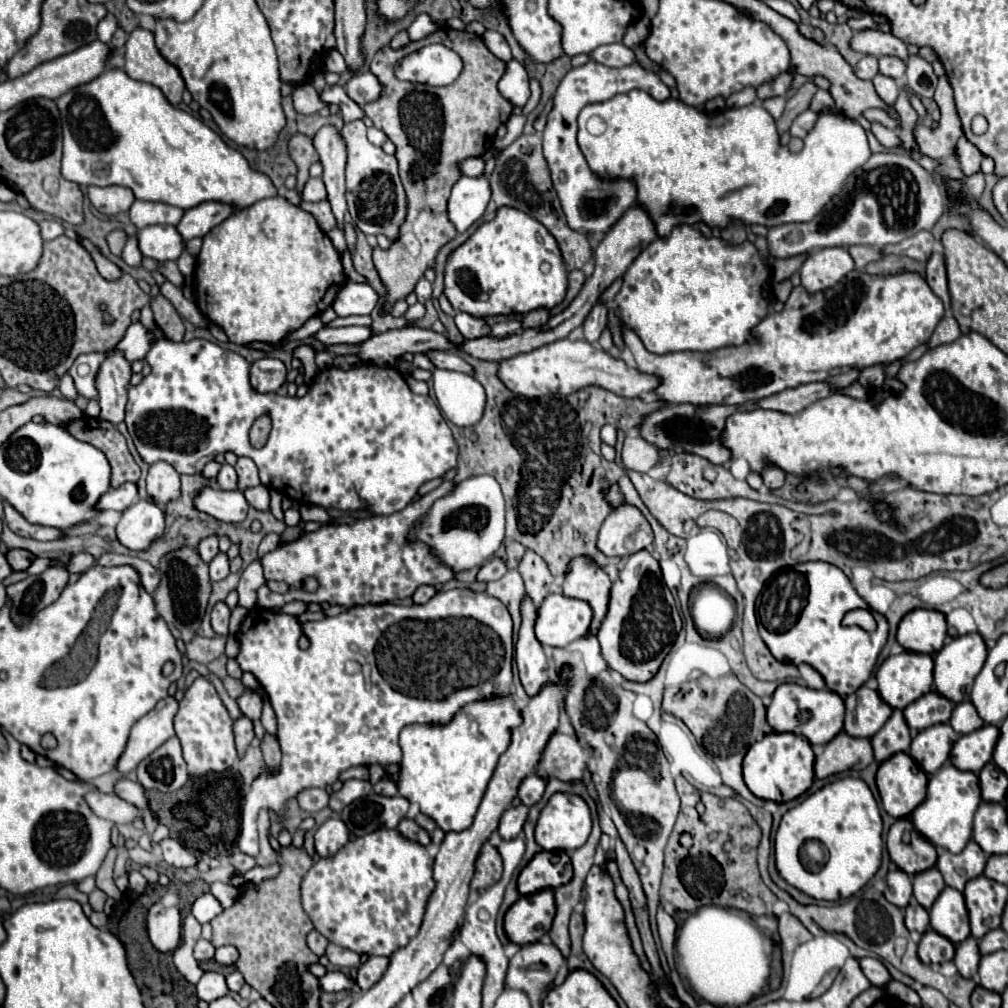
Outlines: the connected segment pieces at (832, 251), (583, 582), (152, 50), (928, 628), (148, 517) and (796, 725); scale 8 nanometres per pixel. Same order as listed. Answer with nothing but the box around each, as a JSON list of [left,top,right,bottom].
[[800,246,854,292],[564,558,612,634],[122,28,186,106],[898,610,946,654],[116,500,164,550],[768,684,844,746]]

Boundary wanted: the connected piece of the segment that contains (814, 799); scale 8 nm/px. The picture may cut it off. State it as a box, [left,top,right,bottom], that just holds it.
[774,778,882,902]

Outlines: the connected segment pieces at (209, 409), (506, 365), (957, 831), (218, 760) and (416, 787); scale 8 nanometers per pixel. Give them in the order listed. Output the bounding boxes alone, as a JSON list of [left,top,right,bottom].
[[126,338,458,514],[498,338,658,398],[912,764,982,854],[174,676,238,780],[398,698,522,832]]

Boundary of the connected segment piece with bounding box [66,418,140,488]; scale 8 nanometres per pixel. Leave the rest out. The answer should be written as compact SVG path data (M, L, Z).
M80 418L70 422L66 428L74 438L88 442L106 454L112 466L110 486L118 488L124 482L138 482L140 468L134 462L132 454L128 452L124 436L110 422L104 422L98 418L84 418L84 424L86 424L86 430L82 430L82 418Z

